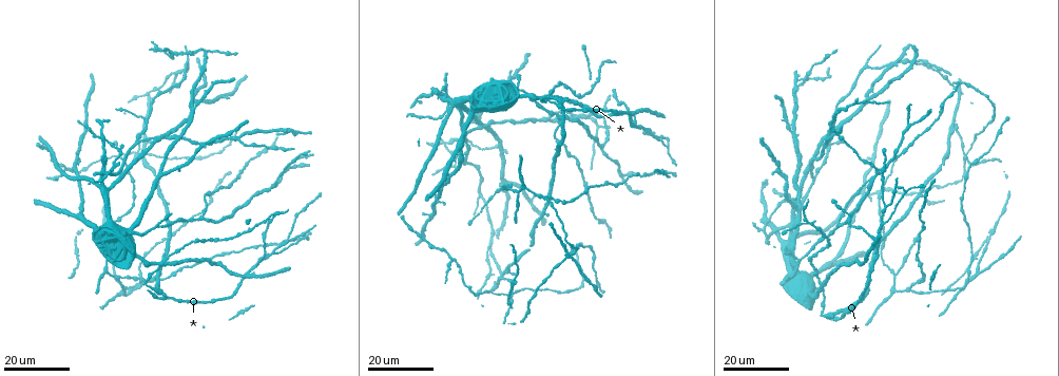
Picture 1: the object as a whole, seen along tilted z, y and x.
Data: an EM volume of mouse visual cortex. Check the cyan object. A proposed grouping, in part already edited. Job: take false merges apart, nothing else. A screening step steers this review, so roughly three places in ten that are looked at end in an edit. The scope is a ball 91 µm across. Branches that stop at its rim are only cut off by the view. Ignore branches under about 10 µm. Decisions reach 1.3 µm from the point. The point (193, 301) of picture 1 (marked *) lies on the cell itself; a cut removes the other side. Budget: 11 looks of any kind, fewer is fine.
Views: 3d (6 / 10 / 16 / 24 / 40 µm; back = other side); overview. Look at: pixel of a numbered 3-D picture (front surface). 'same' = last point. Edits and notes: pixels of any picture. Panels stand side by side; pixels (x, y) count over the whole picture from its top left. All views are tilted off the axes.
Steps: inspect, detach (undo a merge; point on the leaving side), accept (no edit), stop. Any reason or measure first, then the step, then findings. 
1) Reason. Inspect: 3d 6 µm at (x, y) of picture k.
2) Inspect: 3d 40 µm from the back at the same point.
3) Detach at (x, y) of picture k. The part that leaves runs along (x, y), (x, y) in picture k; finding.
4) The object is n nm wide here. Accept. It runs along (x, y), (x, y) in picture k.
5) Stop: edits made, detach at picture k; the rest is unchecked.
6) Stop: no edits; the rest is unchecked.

Branch point. Inspect: 3d 24 µm at (880, 222) of picture 1.

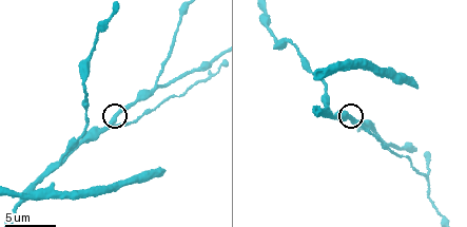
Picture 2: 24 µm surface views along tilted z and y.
Inspect: 3d 6 µm at (115, 122) of picture 2.

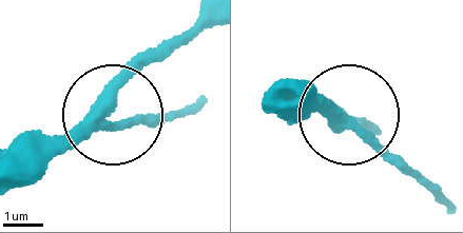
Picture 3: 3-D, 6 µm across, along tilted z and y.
The object is 320 nm wide here. Accept. It runs along (13, 189), (110, 120), (126, 81), (184, 31) in picture 3; all the same cell.

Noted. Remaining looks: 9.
Inspect: 3d 16 µm at (479, 126) of picture 1.

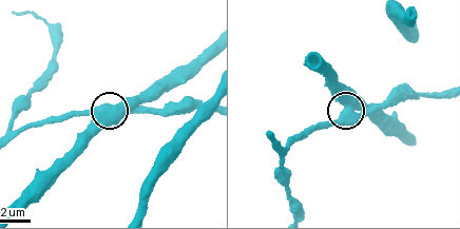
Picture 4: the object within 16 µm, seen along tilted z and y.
Zoom in. Inspect: 3d 6 µm at (96, 110) of picture 4.

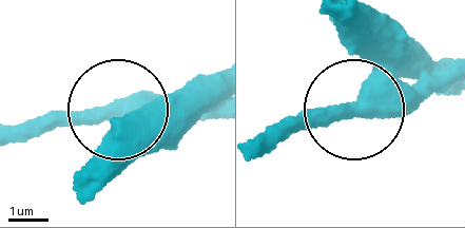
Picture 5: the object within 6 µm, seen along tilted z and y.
The side arm is 66 µm long. Accept. It runs along (343, 15), (375, 67), (368, 112), (403, 109), (453, 62) in picture 5; all the same cell.

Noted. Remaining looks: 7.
Inspect: 3d 16 µm at (129, 226) of picture 1.

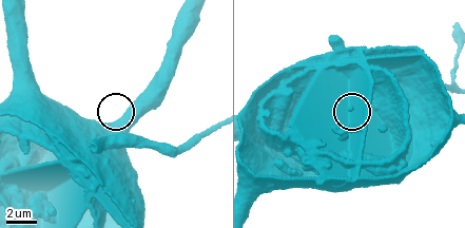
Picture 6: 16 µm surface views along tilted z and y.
Inspect: 3d 6 µm at (118, 120) of picture 6.

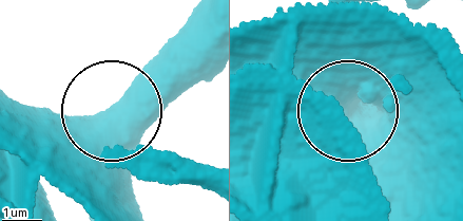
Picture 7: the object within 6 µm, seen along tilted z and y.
The object is 800 nm wide here. Accept. Continuous, no second cell.

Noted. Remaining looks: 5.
A fork. Inspect: 3d 16 µm at (467, 155) of picture 1.

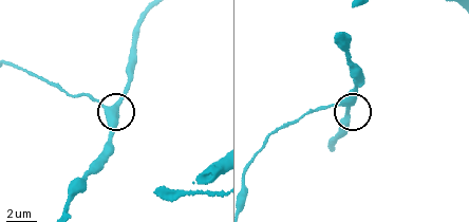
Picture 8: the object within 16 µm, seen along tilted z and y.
Inspect: 3d 6 µm at (343, 102) of picture 8.

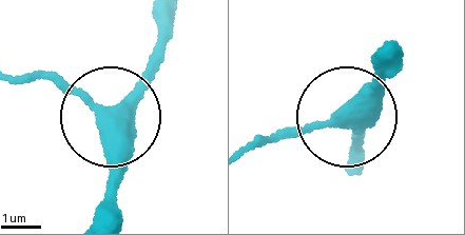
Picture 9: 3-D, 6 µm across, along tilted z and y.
3 arms meet here. Accept. It runs along (94, 217), (111, 185), (113, 123), (32, 72) in picture 9; one cell here.

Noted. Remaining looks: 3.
Four-way junction. Inspect: 3d 16 µm at (953, 118) of picture 1.

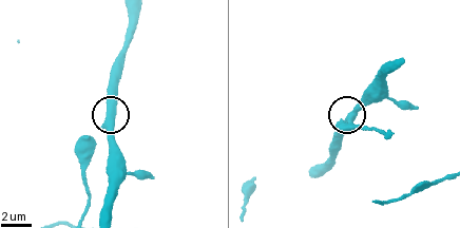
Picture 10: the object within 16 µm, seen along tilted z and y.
Inspect: 3d 6 µm at (106, 126) of picture 10.

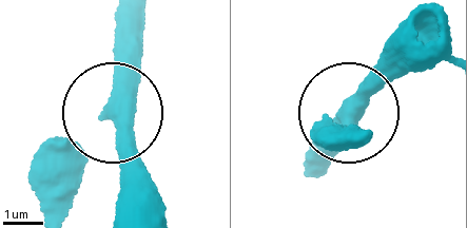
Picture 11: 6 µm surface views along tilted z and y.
The object is 270 nm wide here. Accept. Continuous, no second cell.

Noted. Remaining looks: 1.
Stop: no edits; the rest is unchecked.

